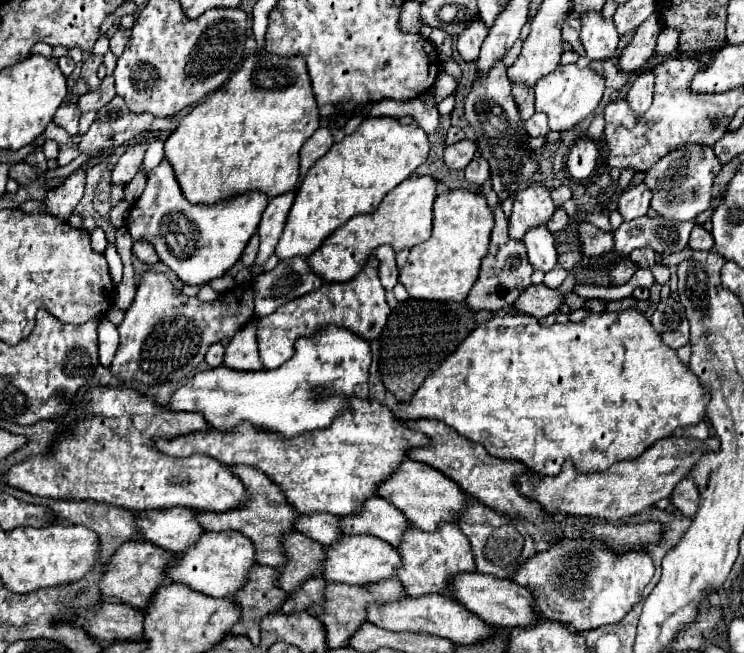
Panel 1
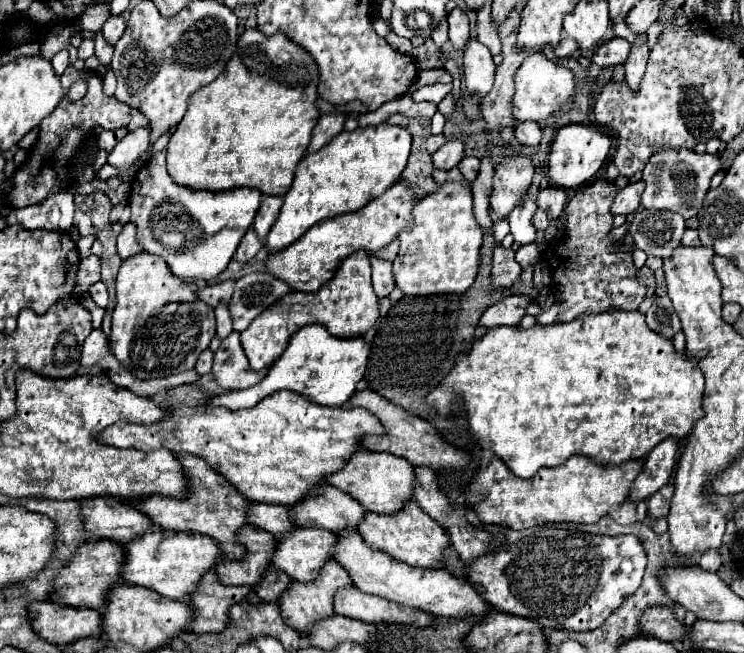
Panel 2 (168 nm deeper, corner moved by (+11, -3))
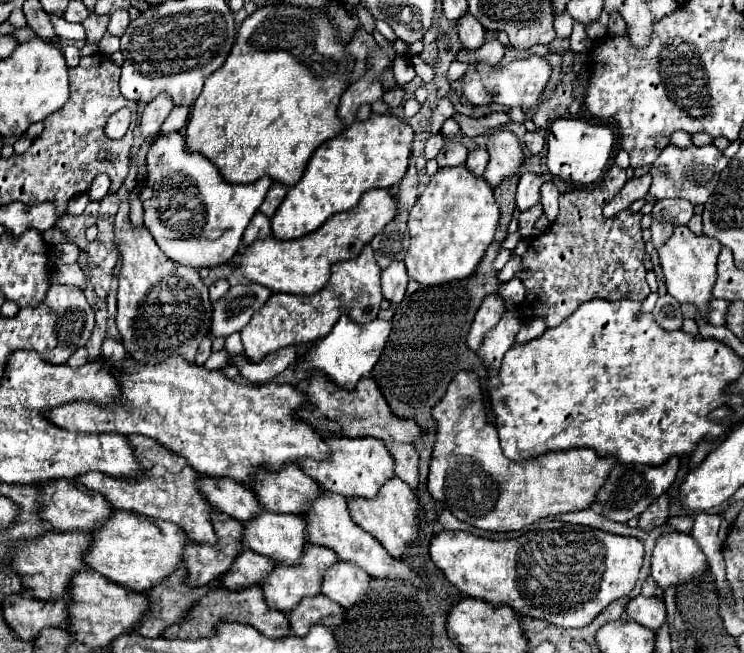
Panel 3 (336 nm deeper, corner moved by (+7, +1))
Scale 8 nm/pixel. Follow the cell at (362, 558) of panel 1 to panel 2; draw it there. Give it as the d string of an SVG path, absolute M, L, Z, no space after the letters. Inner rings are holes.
M295 527L277 537L273 565L295 581L311 581L321 565L331 559L333 543L337 543L337 537L331 531Z

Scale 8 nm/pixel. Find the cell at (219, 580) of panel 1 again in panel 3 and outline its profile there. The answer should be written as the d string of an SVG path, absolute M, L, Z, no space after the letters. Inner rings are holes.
M131 511L113 513L113 517L93 533L93 545L85 555L85 563L109 581L117 581L133 591L147 591L167 579L183 565L183 551L189 537L181 527L169 521L155 521Z

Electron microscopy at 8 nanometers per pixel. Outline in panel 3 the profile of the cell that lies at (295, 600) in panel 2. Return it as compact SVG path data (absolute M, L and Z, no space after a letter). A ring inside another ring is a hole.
M307 545L303 559L295 565L275 563L273 573L261 581L267 605L287 615L289 611L293 611L293 607L297 607L297 603L301 603L301 599L319 595L321 593L321 575L327 571L327 567L333 567L333 563L337 563L337 555L333 551L329 551L327 547L317 547L317 545Z

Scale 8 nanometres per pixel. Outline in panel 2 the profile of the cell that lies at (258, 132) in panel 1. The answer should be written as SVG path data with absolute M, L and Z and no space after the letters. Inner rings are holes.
M245 29L245 33L239 37L237 41L237 51L233 53L233 57L229 59L227 67L223 69L223 73L213 81L209 83L207 87L199 89L193 93L193 97L189 99L189 105L187 105L187 113L185 117L181 119L181 123L177 125L175 133L171 135L171 141L167 145L167 169L169 169L169 175L181 183L181 185L187 185L187 187L193 187L193 189L207 189L207 191L225 191L225 189L233 189L233 187L255 187L259 189L263 195L279 195L283 197L289 189L291 189L291 183L293 183L293 173L295 173L295 167L299 163L299 159L305 155L309 143L311 143L311 131L313 127L317 125L319 117L321 117L321 111L317 107L317 99L319 99L319 91L317 91L317 85L319 85L319 67L315 63L315 59L311 57L309 51L305 51L301 45L293 43L289 37L285 37L283 33L275 33L271 37L267 37L265 33L261 33L259 29Z

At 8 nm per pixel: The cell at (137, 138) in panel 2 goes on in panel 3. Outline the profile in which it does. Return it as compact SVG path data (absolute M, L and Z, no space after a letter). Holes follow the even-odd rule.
M169 95L155 97L141 113L139 135L141 137L155 137L159 133L159 127L163 125L167 115L171 113L171 109L173 109L173 101L169 99Z

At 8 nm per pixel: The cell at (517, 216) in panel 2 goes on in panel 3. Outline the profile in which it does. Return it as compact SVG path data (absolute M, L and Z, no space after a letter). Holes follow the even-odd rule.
M529 171L521 175L519 185L517 185L517 209L519 211L525 211L541 201L541 185L543 185L543 179L539 175L529 173Z

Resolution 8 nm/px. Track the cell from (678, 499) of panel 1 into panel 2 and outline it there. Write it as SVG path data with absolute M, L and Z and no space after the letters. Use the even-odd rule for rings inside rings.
M673 485L661 487L661 491L657 491L657 493L647 501L647 515L649 515L649 519L651 519L651 517L653 517L653 519L667 517L671 497L673 497Z

